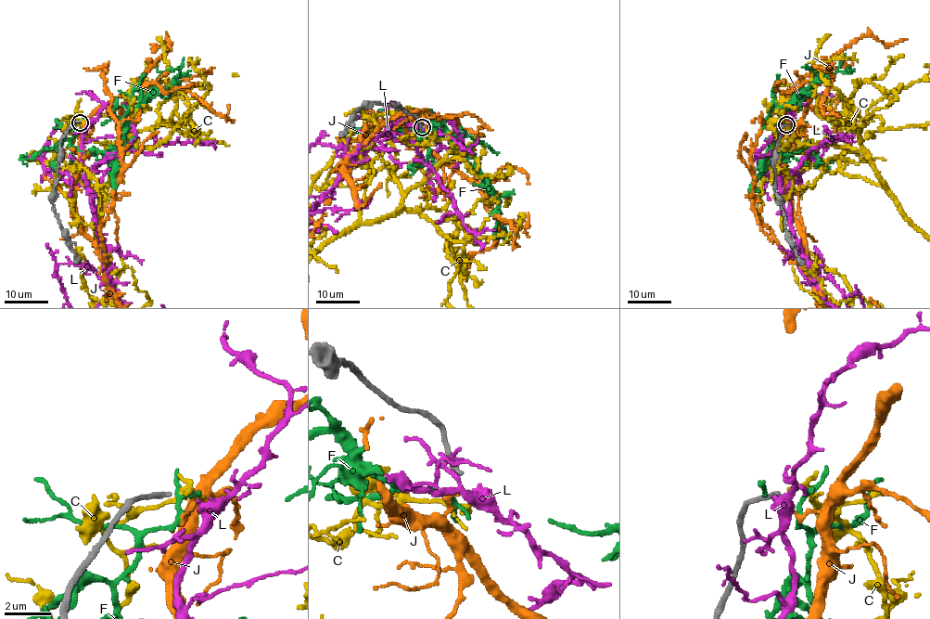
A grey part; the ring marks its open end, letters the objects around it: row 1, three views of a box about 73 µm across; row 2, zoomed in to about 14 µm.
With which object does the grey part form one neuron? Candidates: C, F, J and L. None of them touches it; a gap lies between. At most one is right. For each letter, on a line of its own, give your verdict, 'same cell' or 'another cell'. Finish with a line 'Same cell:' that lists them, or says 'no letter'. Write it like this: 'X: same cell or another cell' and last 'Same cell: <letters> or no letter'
C: another cell
F: another cell
J: another cell
L: another cell
Same cell: no letter

